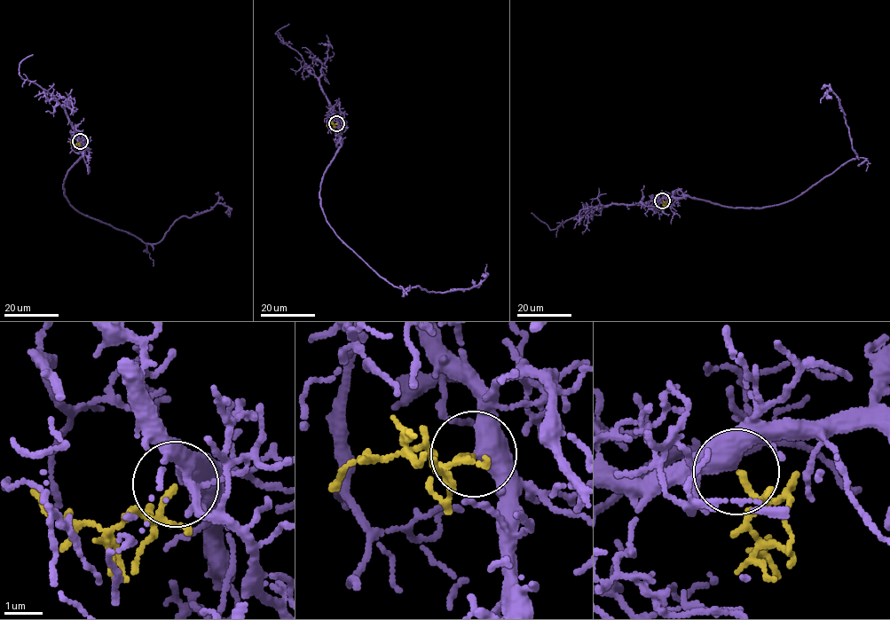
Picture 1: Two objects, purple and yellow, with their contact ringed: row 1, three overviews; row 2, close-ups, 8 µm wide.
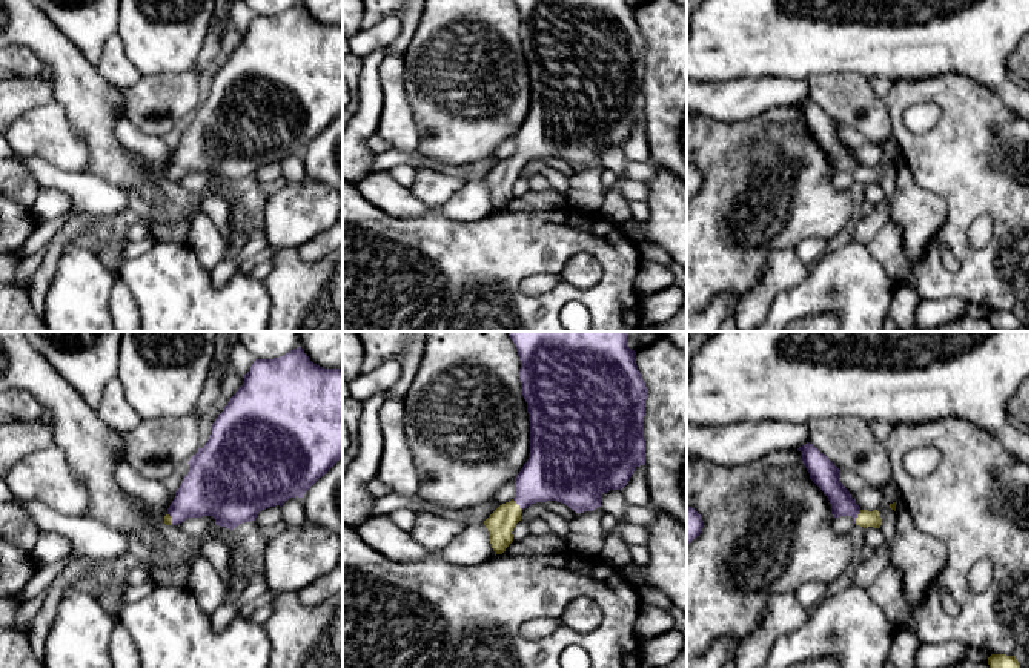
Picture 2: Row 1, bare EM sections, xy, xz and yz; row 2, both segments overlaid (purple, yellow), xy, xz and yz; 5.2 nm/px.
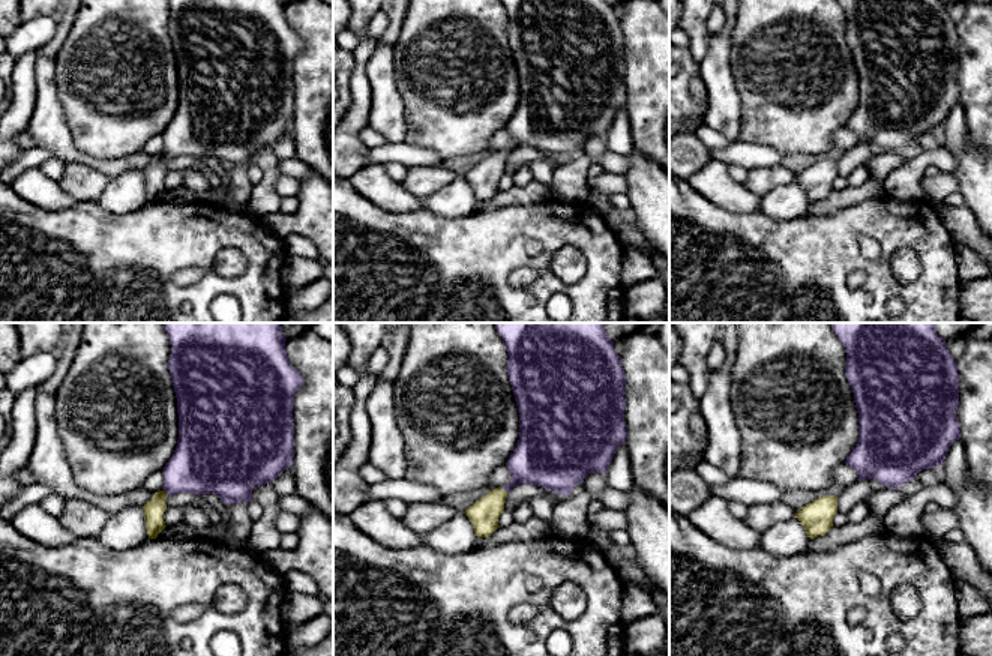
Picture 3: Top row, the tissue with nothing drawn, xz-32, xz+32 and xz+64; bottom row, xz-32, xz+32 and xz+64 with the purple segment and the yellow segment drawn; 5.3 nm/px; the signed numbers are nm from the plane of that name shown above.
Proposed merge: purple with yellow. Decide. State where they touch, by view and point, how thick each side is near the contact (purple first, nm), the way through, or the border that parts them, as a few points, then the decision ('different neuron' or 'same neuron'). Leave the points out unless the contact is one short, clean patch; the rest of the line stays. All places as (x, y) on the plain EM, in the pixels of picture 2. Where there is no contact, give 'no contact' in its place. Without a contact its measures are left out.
contact yz (856, 172); calibres 120 and 90 nm; way yz (827, 135), (856, 172), (865, 174); same neuron

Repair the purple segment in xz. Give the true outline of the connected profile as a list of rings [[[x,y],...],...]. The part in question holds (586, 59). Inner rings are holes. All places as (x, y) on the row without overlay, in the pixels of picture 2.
[[[515,0],[521,17],[521,48],[530,77],[529,115],[515,134],[516,152],[499,161],[484,181],[495,210],[513,198],[513,184],[524,164],[535,158],[558,157],[575,169],[593,167],[610,146],[622,146],[633,127],[645,121],[644,72],[647,43],[628,0]]]

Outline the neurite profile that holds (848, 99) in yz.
[[[816,74],[807,78],[810,100],[824,109],[840,127],[862,132],[880,147],[894,138],[890,112],[870,78],[859,74]]]

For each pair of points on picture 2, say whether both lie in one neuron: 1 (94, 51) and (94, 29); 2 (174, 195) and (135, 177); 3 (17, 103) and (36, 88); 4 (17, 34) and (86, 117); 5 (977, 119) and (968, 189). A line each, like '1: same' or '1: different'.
1: same
2: different
3: same
4: same
5: same

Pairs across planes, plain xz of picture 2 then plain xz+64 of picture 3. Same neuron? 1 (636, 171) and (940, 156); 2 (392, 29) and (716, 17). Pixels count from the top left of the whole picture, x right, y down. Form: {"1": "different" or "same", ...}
{"1": "same", "2": "same"}

